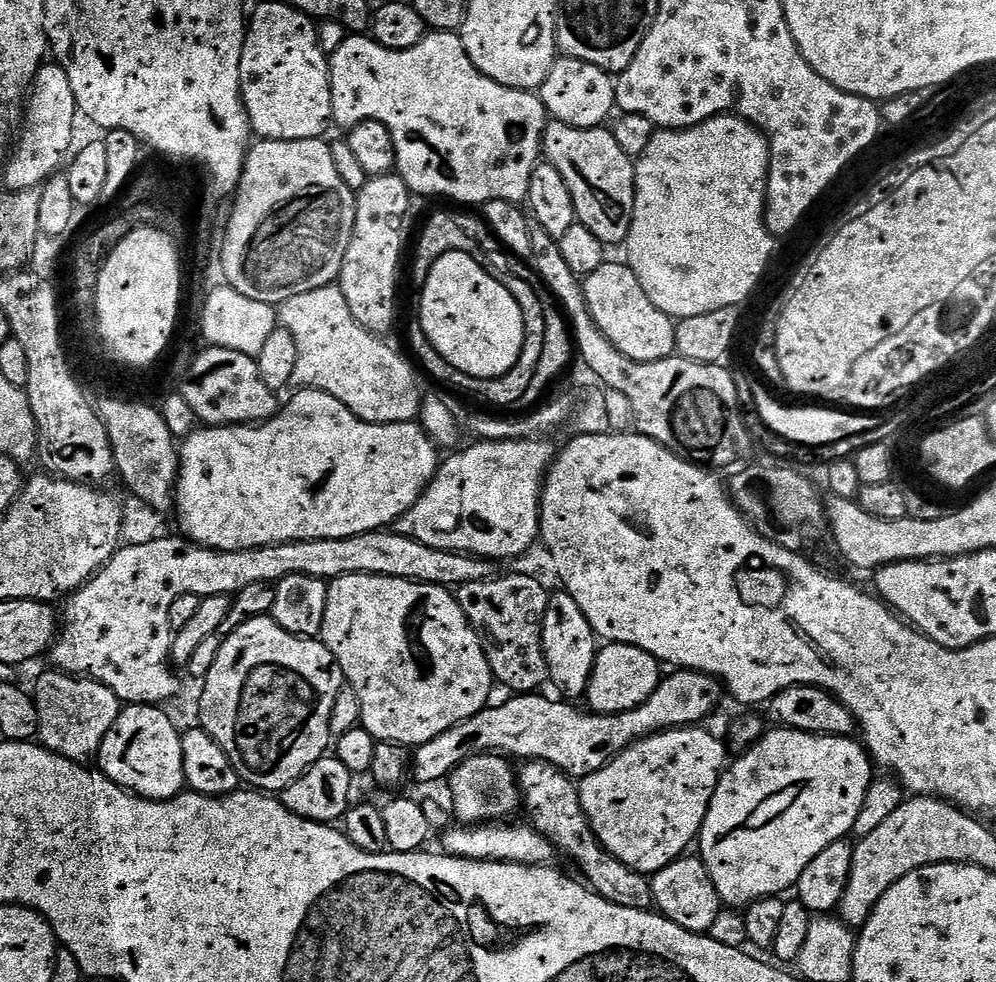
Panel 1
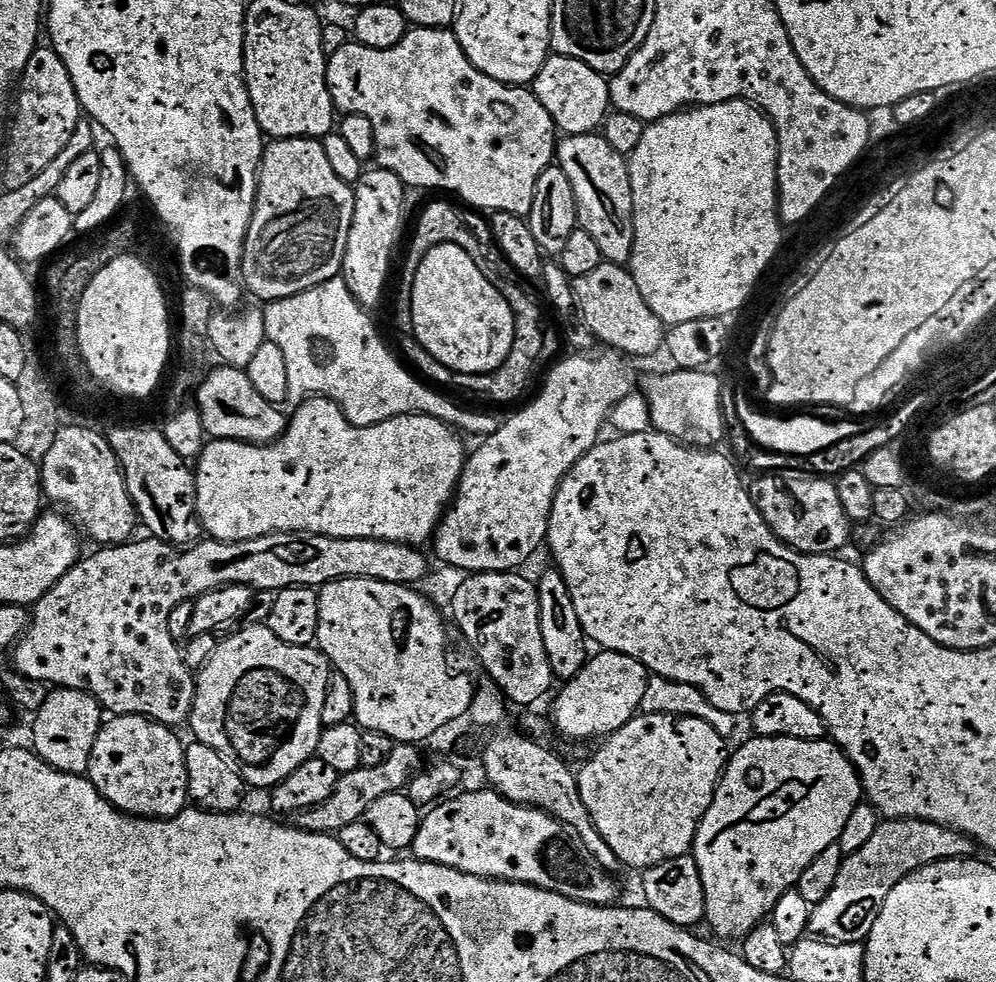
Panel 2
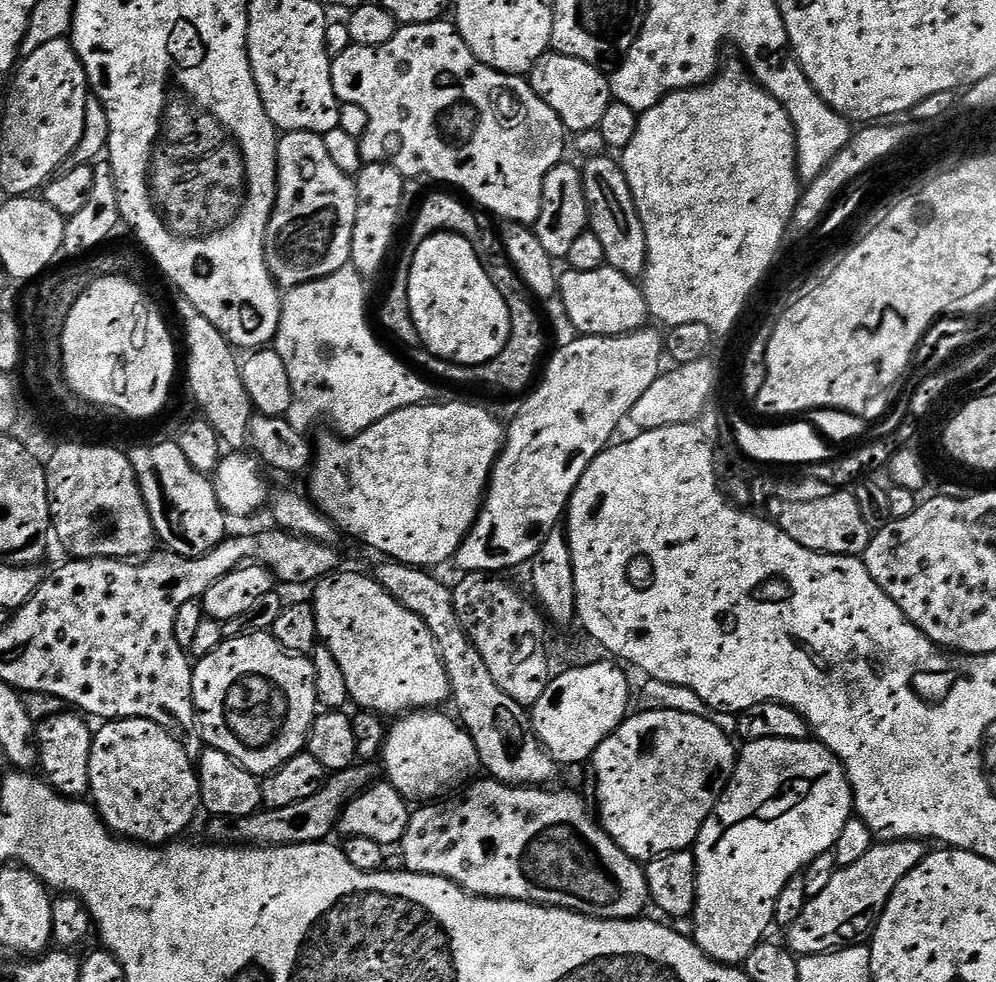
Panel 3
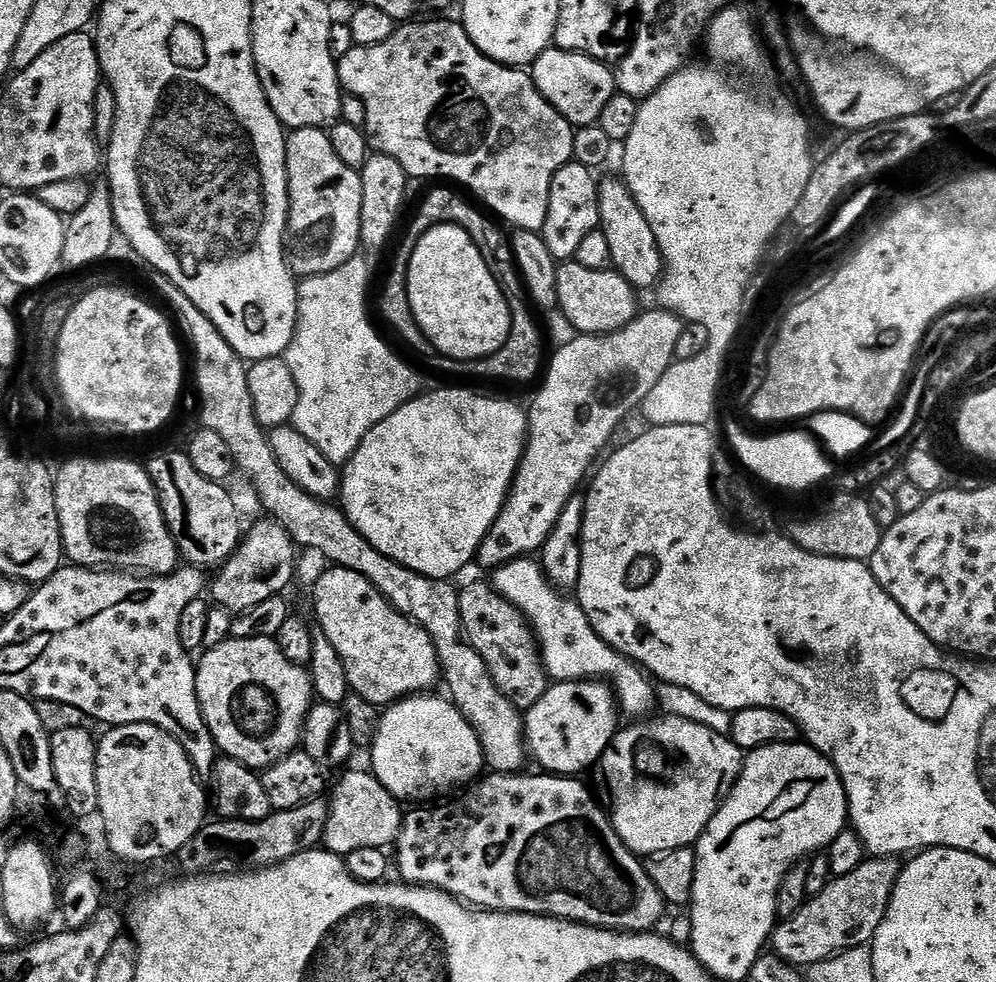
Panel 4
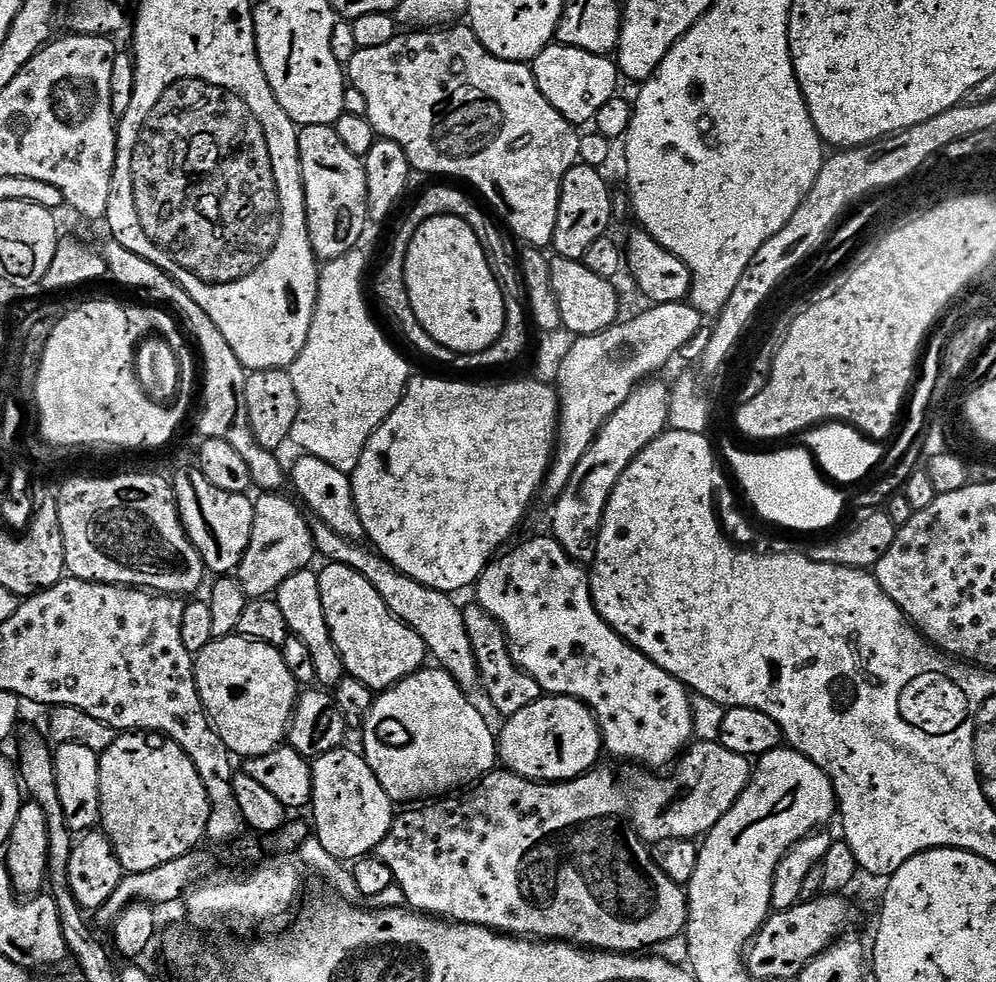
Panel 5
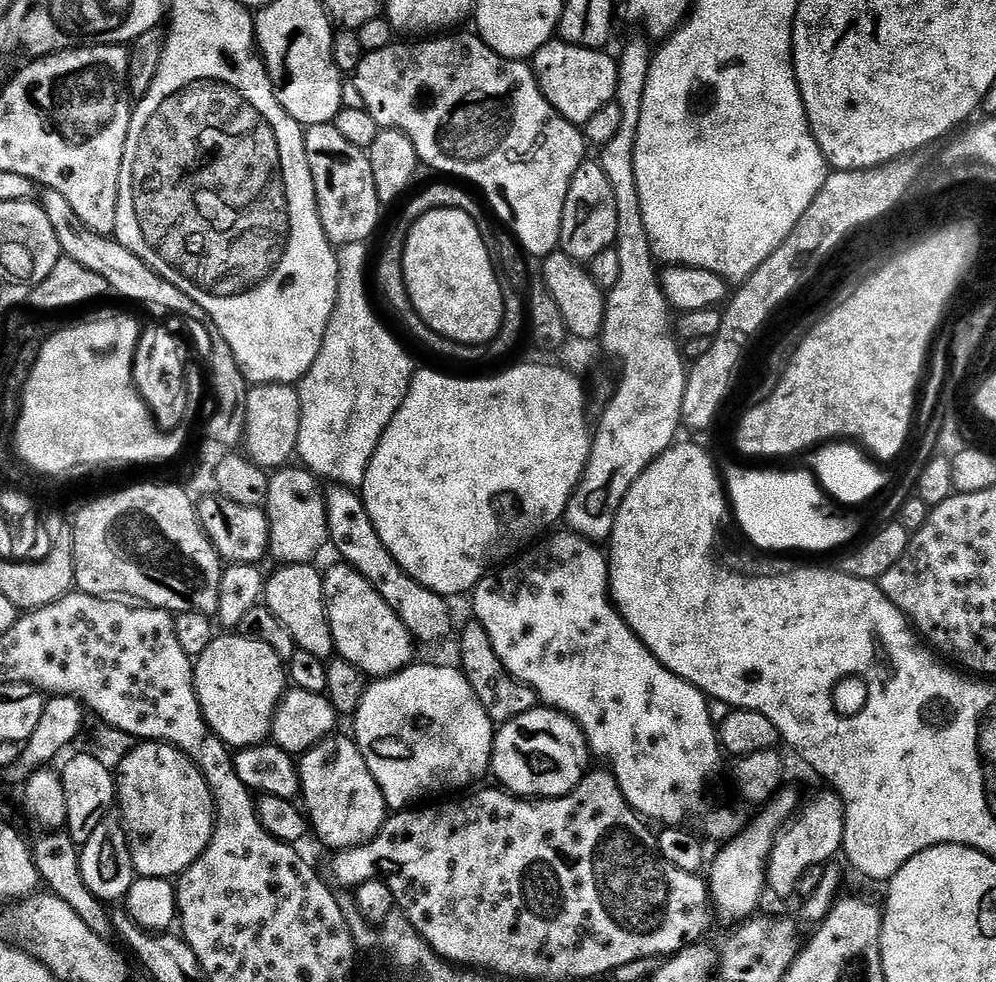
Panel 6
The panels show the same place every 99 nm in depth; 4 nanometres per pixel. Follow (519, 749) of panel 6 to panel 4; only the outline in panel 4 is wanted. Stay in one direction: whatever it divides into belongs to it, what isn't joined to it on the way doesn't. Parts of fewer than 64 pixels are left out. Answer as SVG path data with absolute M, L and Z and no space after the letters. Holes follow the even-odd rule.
M566 680L553 683L534 702L534 706L527 709L524 716L524 738L527 751L541 764L543 771L558 776L575 777L577 774L584 774L587 768L592 768L601 763L604 759L604 752L610 746L618 731L616 725L618 717L618 705L611 687L605 683L589 680Z

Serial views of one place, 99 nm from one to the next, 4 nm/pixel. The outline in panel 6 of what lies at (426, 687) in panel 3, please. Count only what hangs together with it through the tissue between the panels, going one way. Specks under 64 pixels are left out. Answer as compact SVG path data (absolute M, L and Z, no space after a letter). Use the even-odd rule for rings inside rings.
M336 562L324 577L324 605L328 615L328 625L332 631L332 646L339 659L358 666L358 670L368 678L393 676L413 663L412 644L414 637L408 627L398 618L382 594L354 571L349 564Z

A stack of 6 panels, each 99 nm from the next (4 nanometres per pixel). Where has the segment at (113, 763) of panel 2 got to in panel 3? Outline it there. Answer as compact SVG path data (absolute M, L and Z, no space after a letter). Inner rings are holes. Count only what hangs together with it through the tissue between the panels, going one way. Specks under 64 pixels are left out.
M109 720L99 727L92 737L88 787L109 832L153 846L183 837L201 807L193 757L167 730L149 720Z

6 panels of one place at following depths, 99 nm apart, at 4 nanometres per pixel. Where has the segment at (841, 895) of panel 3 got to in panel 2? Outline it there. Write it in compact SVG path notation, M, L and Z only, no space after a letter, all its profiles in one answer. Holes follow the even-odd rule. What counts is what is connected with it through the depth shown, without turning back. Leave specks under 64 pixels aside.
M885 819L862 850L845 856L834 890L813 907L808 931L833 944L863 944L878 918L882 902L886 902L890 890L894 890L902 878L943 860L975 857L977 852L976 841L953 828L929 820Z

